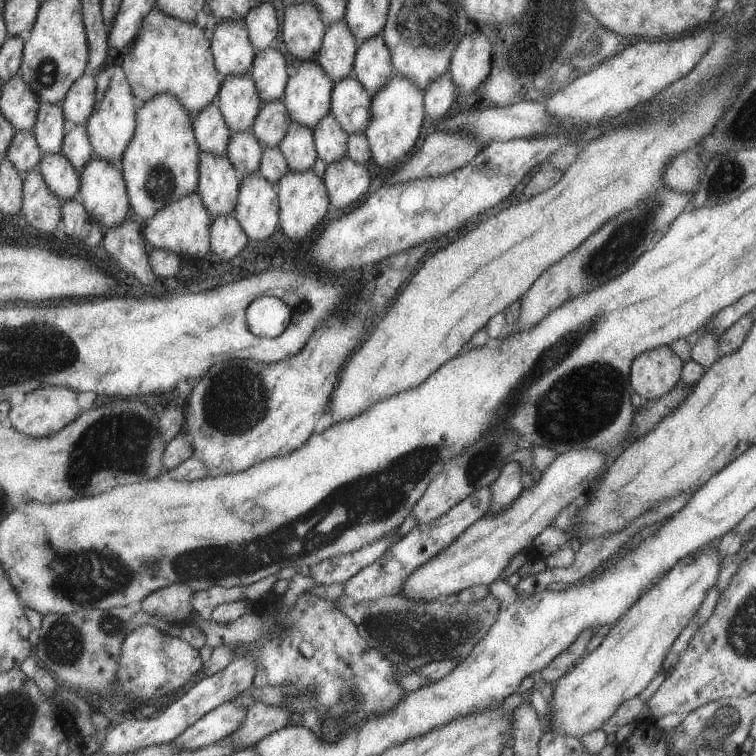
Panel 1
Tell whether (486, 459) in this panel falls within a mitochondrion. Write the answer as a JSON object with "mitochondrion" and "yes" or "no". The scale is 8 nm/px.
{"mitochondrion":"yes"}

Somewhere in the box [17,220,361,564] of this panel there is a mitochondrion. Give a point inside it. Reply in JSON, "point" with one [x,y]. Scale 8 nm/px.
{"point":[124,444]}

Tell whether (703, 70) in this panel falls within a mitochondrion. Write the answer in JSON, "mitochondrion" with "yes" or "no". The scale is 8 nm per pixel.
{"mitochondrion":"no"}

